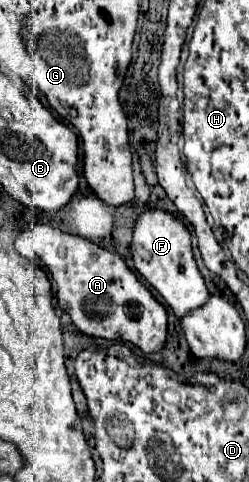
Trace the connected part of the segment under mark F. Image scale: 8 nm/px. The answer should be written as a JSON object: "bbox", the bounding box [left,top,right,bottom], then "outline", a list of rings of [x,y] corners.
{"bbox":[131,210,209,320],"outline":[[[163,210],[143,212],[133,232],[131,254],[133,254],[133,264],[139,270],[139,274],[161,294],[165,304],[173,310],[173,314],[179,320],[207,304],[209,292],[193,258],[191,234],[185,228],[185,224],[173,218],[171,214]]]}

